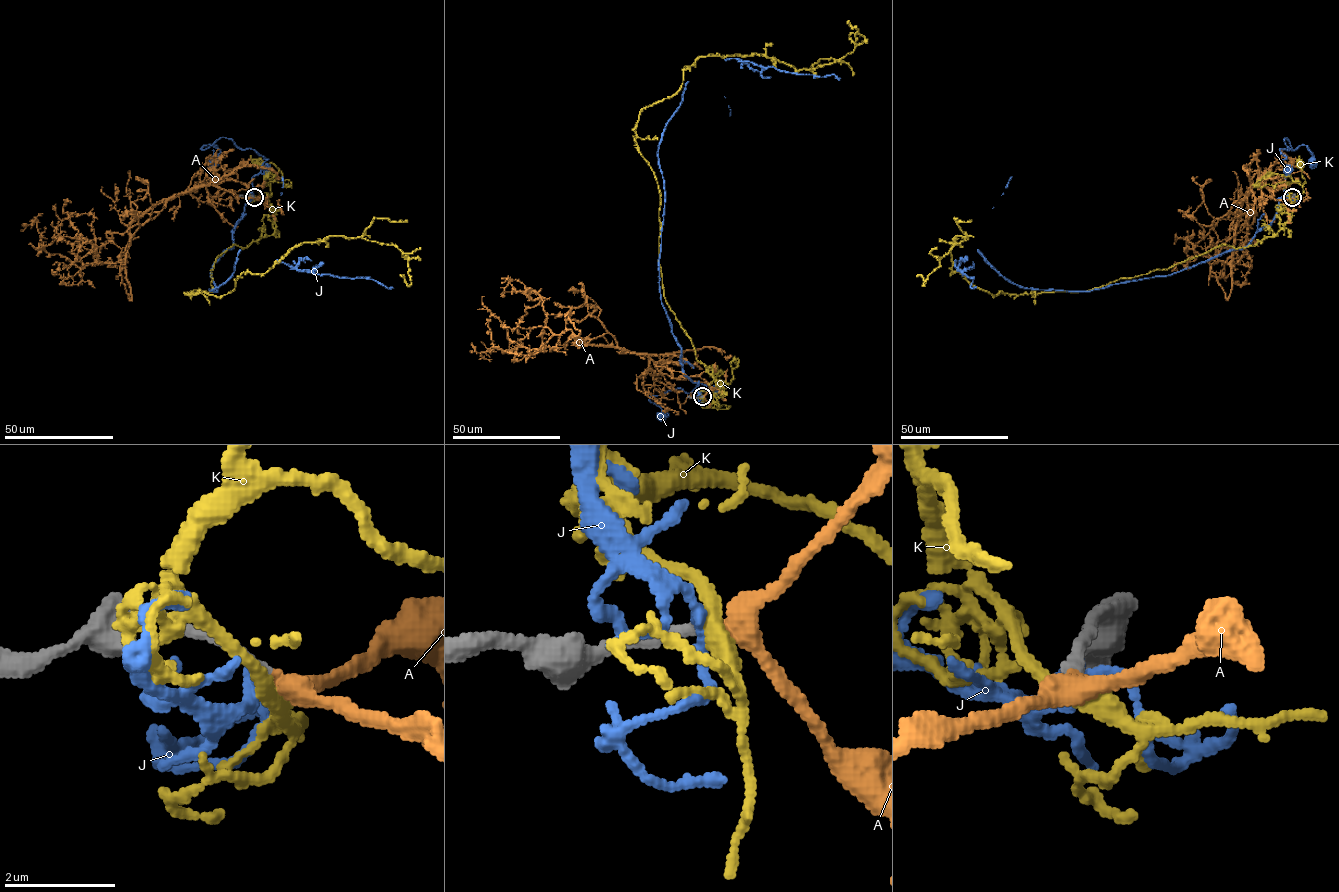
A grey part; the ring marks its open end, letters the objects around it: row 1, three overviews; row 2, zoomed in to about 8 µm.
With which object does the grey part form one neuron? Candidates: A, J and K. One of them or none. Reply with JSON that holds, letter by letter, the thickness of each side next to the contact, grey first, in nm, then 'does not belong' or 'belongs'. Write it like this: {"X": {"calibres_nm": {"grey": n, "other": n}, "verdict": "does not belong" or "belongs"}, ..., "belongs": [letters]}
{"A": {"calibres_nm": {"grey": 240, "other": 340}, "verdict": "belongs"}, "J": {"calibres_nm": {"grey": 260, "other": 190}, "verdict": "does not belong"}, "K": {"calibres_nm": {"grey": 240, "other": 360}, "verdict": "does not belong"}, "belongs": ["A"]}

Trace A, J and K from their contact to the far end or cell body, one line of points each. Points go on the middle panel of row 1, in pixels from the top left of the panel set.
A: (702, 396), (699, 377), (672, 378), (570, 329), (533, 327), (506, 351), (484, 296)
J: (702, 397), (697, 387), (713, 388), (699, 383), (690, 392), (653, 395), (649, 400), (667, 413), (660, 416)
K: (702, 396), (699, 392), (701, 391), (713, 396), (718, 409), (730, 406), (715, 408), (705, 404)

